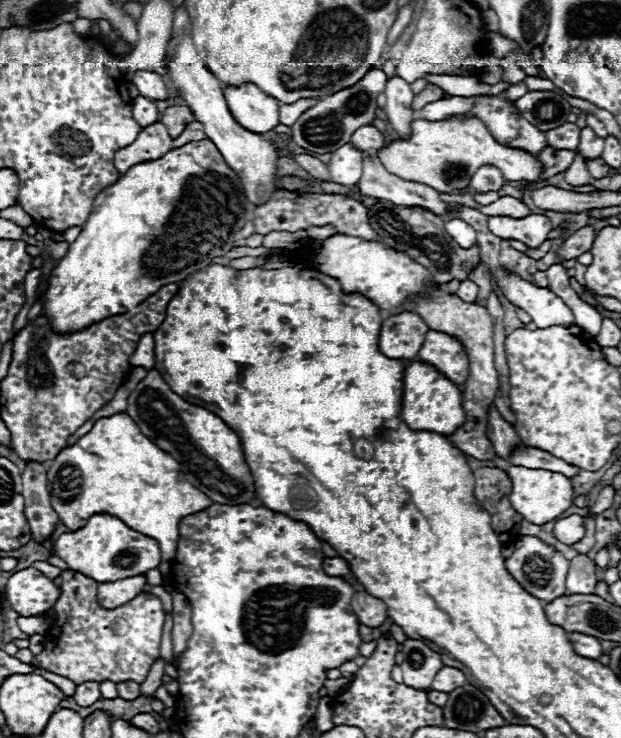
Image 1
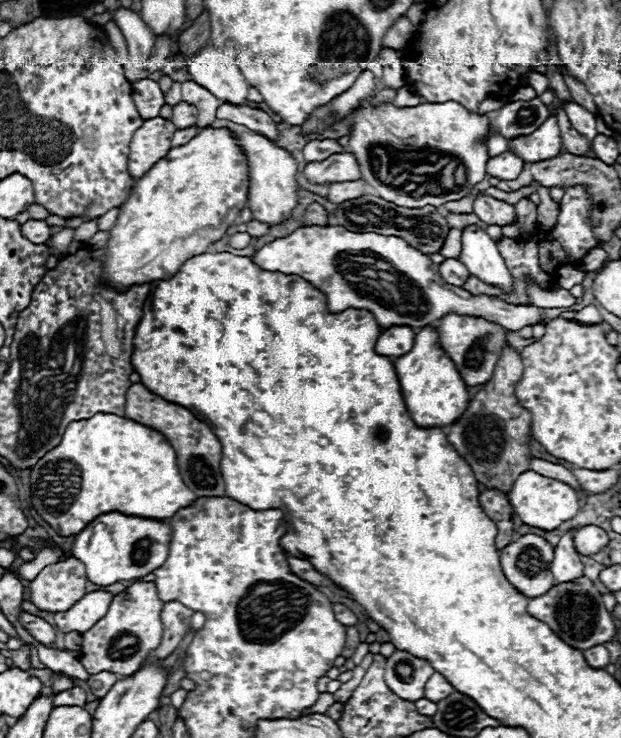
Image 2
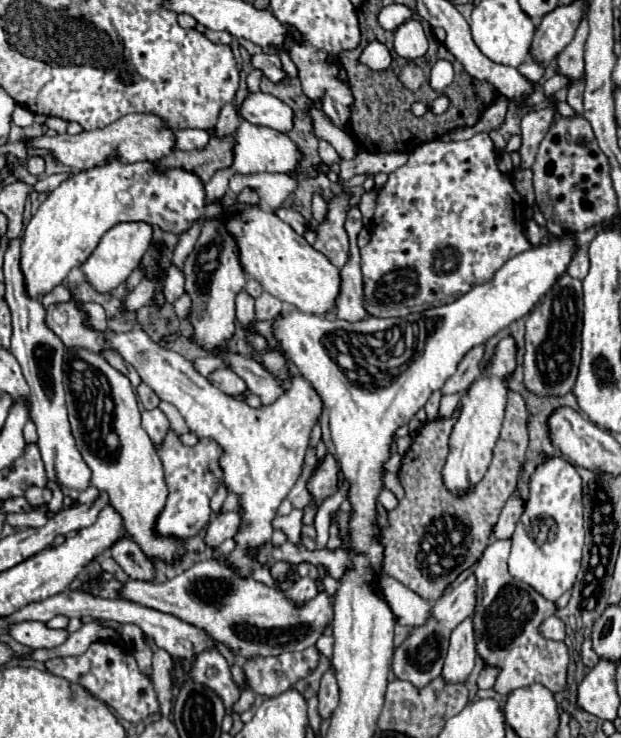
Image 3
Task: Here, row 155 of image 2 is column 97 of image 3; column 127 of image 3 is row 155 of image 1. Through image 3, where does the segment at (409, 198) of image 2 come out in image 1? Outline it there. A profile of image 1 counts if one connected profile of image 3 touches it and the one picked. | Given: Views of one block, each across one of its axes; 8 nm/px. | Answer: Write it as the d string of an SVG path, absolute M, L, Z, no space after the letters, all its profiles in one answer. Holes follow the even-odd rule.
M450 116L438 122L416 118L414 124L410 124L410 138L396 138L386 142L378 150L378 158L382 164L386 164L386 168L390 168L390 172L402 176L402 180L426 184L440 194L468 188L474 172L486 164L500 168L506 180L534 182L540 176L540 162L536 156L498 144L490 130L476 116Z

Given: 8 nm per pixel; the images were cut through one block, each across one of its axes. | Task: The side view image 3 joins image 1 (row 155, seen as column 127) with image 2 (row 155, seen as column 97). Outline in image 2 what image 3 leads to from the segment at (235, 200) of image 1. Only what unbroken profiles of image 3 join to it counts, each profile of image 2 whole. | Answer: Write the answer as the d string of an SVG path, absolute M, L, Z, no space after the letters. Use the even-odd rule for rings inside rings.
M204 128L204 130L198 132L190 142L172 148L166 158L158 160L158 162L154 164L154 168L150 168L150 172L146 172L142 178L136 180L136 184L134 184L134 188L132 188L128 200L120 206L120 210L122 210L122 212L120 212L120 218L118 218L116 226L110 230L110 240L108 240L106 248L104 248L104 256L102 256L104 262L106 262L106 268L104 268L104 270L106 270L106 280L108 280L110 284L114 284L116 288L128 288L128 286L132 286L132 284L144 284L144 282L152 282L152 280L166 280L166 278L174 276L174 274L180 270L180 266L182 266L188 258L198 256L198 254L204 254L210 244L214 244L216 240L220 240L220 238L226 234L224 230L234 224L238 212L246 206L248 188L250 188L248 160L246 160L246 154L244 154L244 150L240 148L240 144L236 142L236 138L234 138L234 134L232 134L230 128Z

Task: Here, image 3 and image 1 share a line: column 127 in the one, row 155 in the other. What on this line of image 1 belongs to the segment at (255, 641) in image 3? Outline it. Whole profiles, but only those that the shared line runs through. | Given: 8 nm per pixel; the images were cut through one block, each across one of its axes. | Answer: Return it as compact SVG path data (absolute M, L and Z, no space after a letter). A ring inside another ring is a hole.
M586 126L586 128L580 130L578 152L584 158L598 158L602 154L602 148L604 148L604 138L598 138L590 126Z

